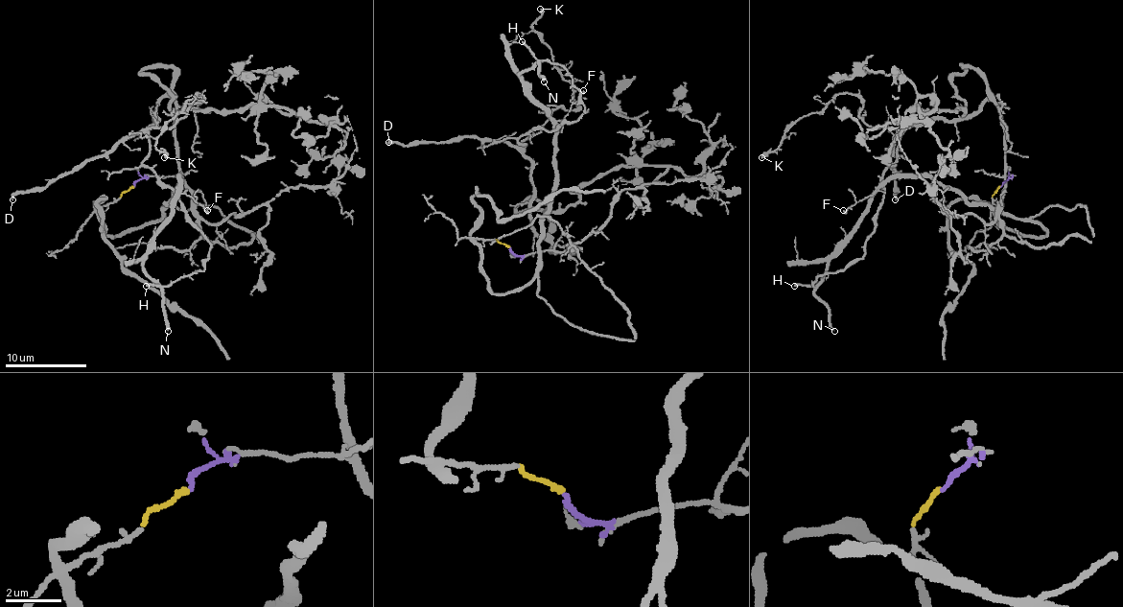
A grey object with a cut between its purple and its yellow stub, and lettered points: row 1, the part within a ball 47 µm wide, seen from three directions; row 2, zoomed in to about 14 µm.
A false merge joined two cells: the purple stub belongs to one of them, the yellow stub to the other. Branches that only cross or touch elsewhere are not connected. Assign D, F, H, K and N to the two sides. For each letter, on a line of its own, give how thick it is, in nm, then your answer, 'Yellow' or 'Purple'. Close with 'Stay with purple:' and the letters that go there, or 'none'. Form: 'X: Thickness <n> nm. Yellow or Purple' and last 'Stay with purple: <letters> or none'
D: Thickness 180 nm. Purple
F: Thickness 130 nm. Yellow
H: Thickness 200 nm. Purple
K: Thickness 340 nm. Purple
N: Thickness 240 nm. Yellow
Stay with purple: D, H, K

